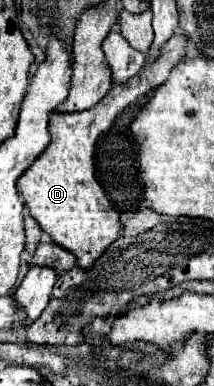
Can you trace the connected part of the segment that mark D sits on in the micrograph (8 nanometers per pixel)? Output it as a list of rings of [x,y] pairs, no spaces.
[[[174,34],[162,48],[154,62],[146,62],[142,70],[124,84],[114,84],[110,92],[90,110],[72,112],[72,114],[52,114],[50,134],[52,142],[38,160],[26,170],[18,180],[18,192],[24,198],[30,216],[40,224],[40,228],[62,248],[76,256],[82,270],[90,270],[92,264],[106,252],[106,248],[120,238],[122,222],[120,214],[106,198],[102,186],[94,176],[94,146],[100,134],[104,134],[118,112],[134,104],[146,92],[158,88],[174,68],[174,62],[186,56],[186,36]]]

